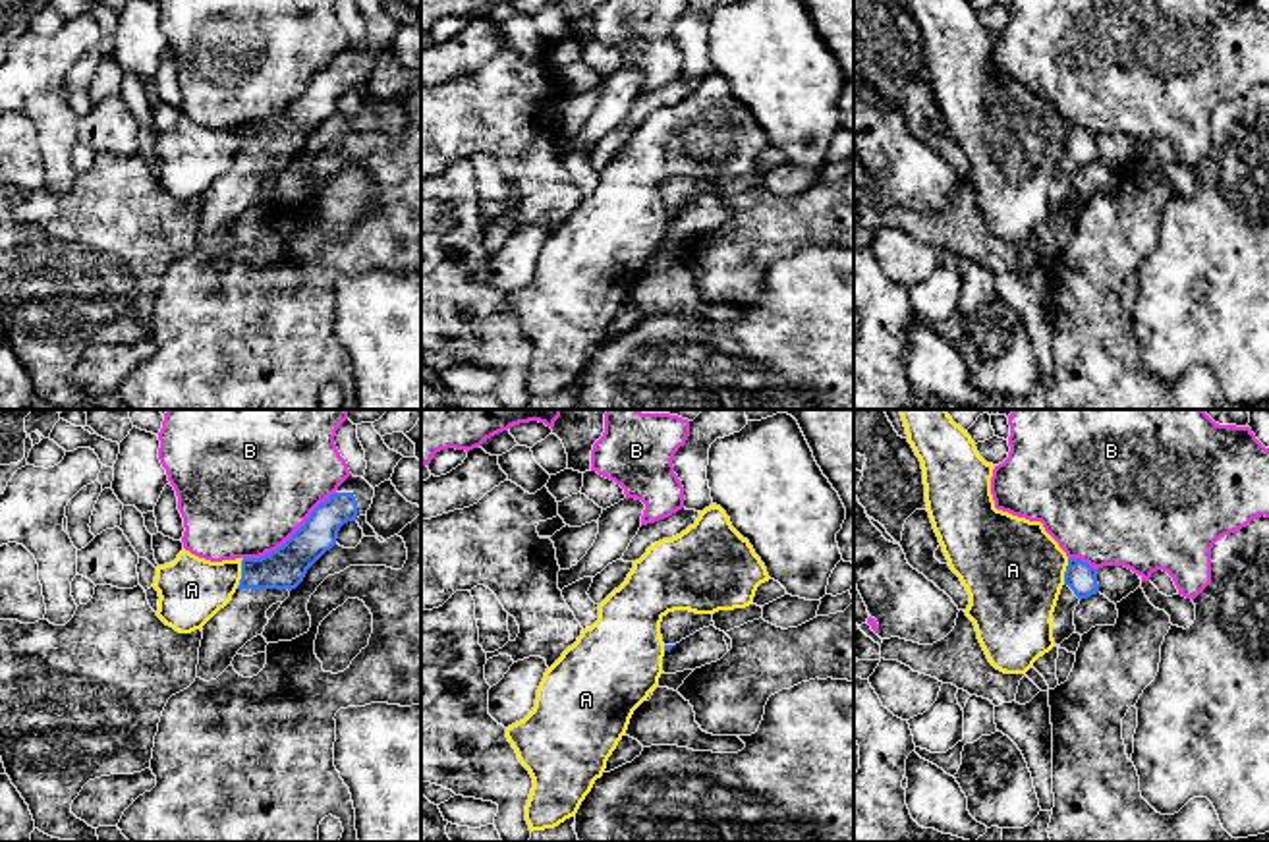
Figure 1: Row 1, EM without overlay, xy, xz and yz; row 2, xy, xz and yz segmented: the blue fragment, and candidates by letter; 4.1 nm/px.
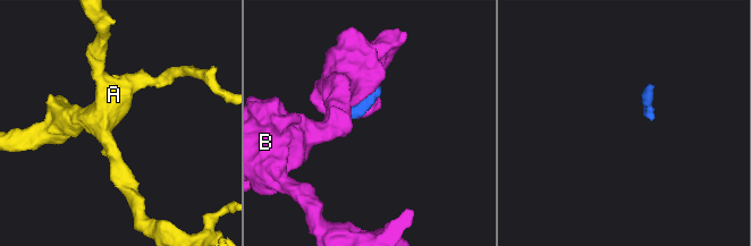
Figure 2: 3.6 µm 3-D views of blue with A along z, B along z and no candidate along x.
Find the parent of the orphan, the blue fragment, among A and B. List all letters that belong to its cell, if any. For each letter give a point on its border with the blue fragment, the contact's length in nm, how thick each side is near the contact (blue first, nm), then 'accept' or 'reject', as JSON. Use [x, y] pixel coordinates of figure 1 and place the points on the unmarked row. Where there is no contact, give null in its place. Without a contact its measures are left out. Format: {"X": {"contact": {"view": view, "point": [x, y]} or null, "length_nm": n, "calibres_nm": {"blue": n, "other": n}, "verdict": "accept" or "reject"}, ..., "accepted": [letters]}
{"A": {"contact": {"view": "xy", "point": [242, 141]}, "length_nm": 130, "calibres_nm": {"blue": 180, "other": 280}, "verdict": "reject"}, "B": {"contact": {"view": "xy", "point": [292, 103]}, "length_nm": 480, "calibres_nm": {"blue": 180, "other": 500}, "verdict": "reject"}, "accepted": []}

